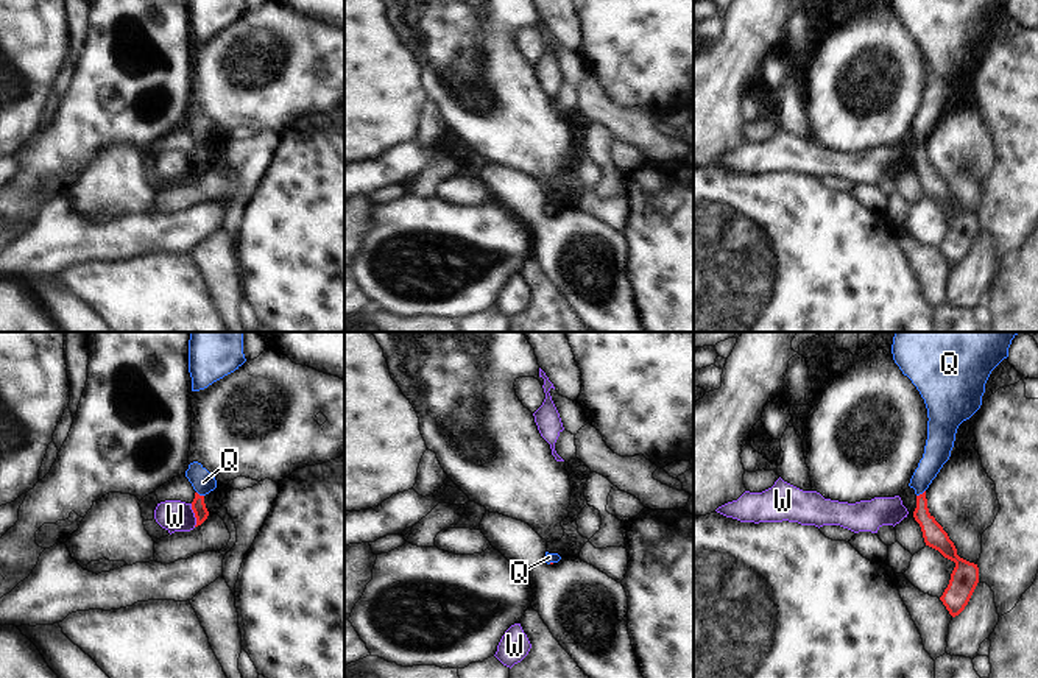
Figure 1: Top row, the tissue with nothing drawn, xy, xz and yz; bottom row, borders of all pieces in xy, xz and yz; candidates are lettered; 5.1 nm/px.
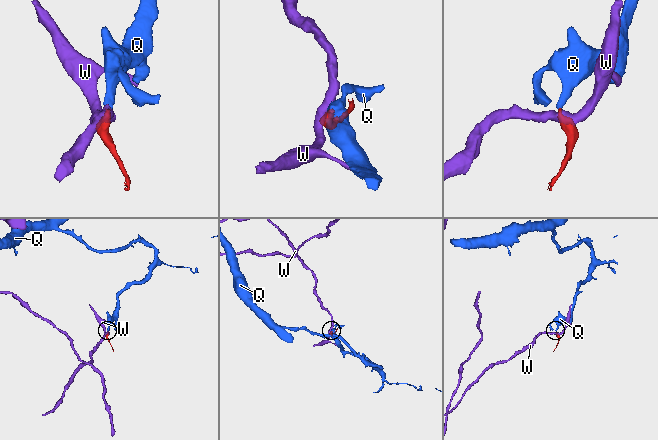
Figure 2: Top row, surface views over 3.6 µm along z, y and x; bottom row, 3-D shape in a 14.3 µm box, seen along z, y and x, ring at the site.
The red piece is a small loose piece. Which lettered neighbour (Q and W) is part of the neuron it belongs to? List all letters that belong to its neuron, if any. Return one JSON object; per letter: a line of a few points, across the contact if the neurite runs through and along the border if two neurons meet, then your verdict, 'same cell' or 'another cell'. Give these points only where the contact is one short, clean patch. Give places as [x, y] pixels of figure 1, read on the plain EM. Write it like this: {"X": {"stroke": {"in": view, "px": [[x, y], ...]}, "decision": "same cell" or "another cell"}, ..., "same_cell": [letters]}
{"Q": {"stroke": {"in": "yz", "px": [[934, 186], [921, 165], [920, 145], [920, 131], [937, 102]]}, "decision": "same cell"}, "W": {"stroke": {"in": "xy", "px": [[190, 155], [195, 164], [195, 176]]}, "decision": "another cell"}, "same_cell": ["Q"]}

